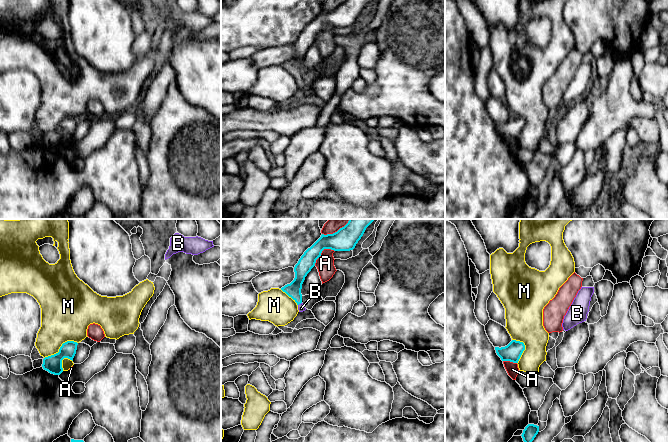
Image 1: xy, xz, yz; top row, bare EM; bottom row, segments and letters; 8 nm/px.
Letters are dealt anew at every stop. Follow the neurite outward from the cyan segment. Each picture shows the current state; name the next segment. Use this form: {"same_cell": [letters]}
{"same_cell": ["B"]}

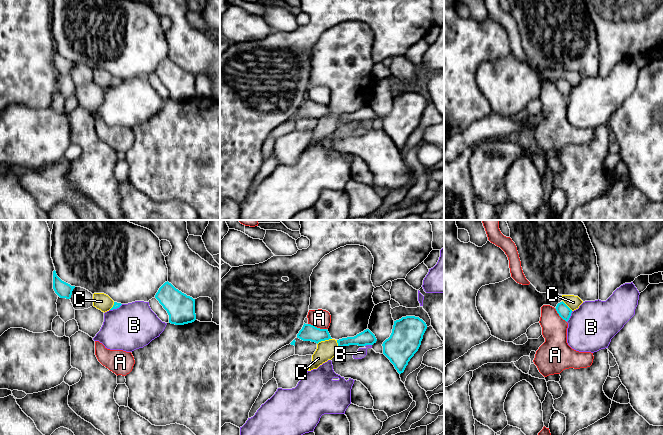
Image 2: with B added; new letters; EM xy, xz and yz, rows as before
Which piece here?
{"same_cell": []}

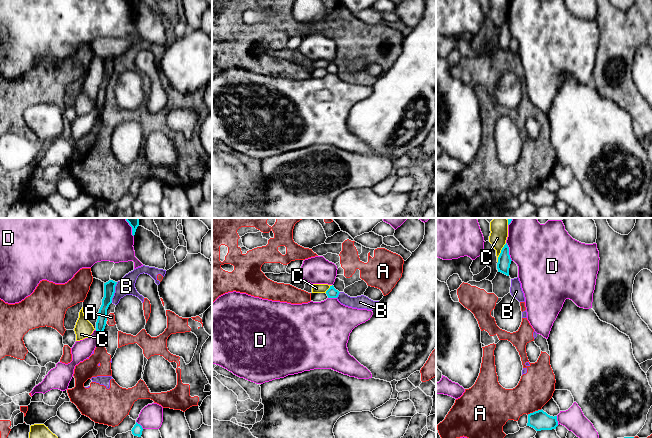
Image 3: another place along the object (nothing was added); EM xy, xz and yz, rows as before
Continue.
{"same_cell": []}

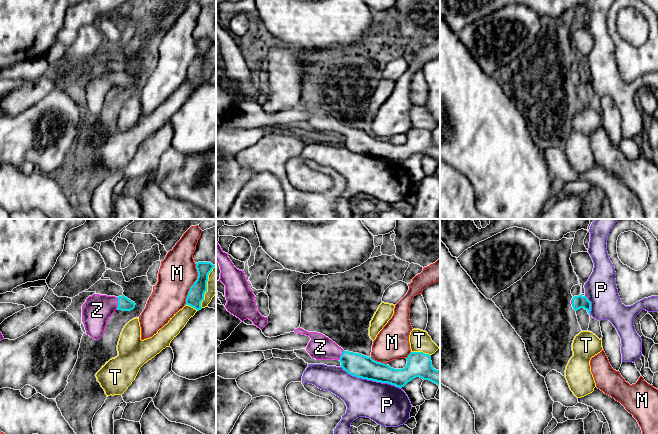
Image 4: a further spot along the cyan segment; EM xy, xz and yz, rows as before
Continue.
{"same_cell": ["Z"]}

